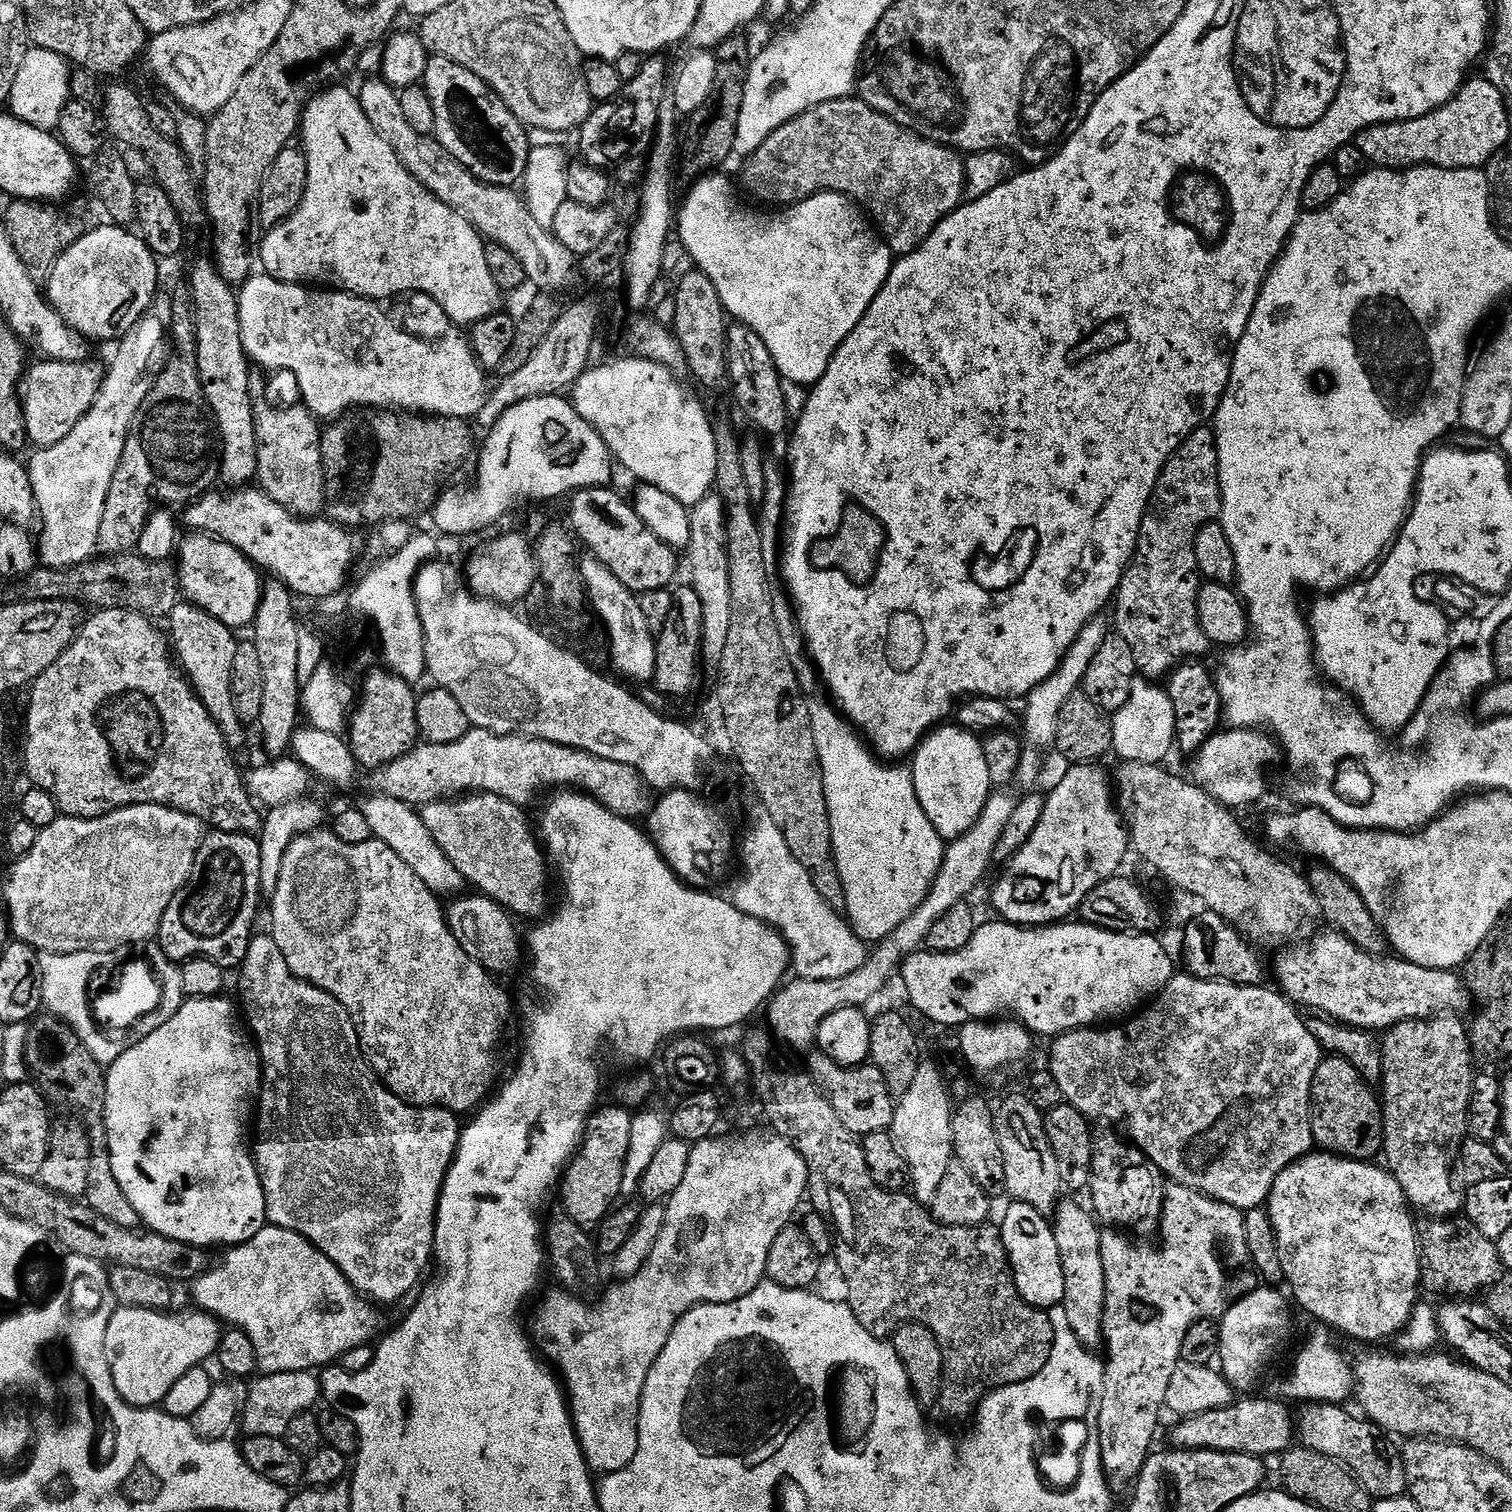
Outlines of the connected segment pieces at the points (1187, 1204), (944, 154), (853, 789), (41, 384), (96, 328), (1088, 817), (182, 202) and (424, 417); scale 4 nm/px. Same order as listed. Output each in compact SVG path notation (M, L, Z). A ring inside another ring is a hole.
M1184 1182L1169 1183L1167 1188L1163 1193L1164 1248L1139 1244L1120 1232L1104 1230L1100 1233L1102 1266L1106 1266L1103 1347L1108 1348L1108 1356L1104 1360L1102 1406L1094 1428L1102 1454L1102 1466L1108 1475L1108 1484L1116 1494L1129 1491L1149 1458L1152 1439L1160 1424L1160 1411L1163 1413L1166 1408L1170 1377L1182 1363L1180 1351L1186 1339L1186 1330L1190 1330L1190 1326L1199 1320L1222 1317L1236 1300L1258 1287L1256 1268L1246 1244L1244 1212L1231 1203L1222 1202L1215 1195L1195 1192Z
M845 98L843 100L831 100L822 102L778 126L754 154L743 161L744 164L744 188L756 200L761 200L761 205L775 206L777 209L791 208L794 204L801 204L806 198L816 196L819 192L837 192L847 196L849 200L855 202L870 217L871 223L878 229L888 249L891 250L893 257L909 256L918 245L926 239L929 234L936 229L954 209L960 207L965 199L964 195L964 156L957 152L955 148L946 148L943 144L935 144L929 140L923 140L922 137L904 128L898 122L894 122L888 116L883 116L878 110L874 110L868 103L859 98Z
M813 707L812 729L822 766L834 858L838 862L838 874L842 874L842 890L846 890L846 919L858 939L875 946L894 934L922 906L944 861L946 842L934 830L930 818L926 818L922 802L918 802L911 767L903 768L903 763L885 762L877 756L835 707Z
M41 359L39 363L33 363L24 373L22 403L27 439L32 439L37 449L44 449L66 438L74 430L75 424L87 414L106 372L99 363L96 365L93 362L71 364L61 360Z
M112 222L105 225L93 232L92 229L85 231L78 242L58 258L46 277L48 303L64 323L89 342L118 340L146 315L158 295L158 257L135 231Z
M1073 763L1068 769L1069 772L1057 782L1052 788L1052 793L1047 793L1044 801L1044 809L1042 810L1042 822L1038 822L1038 826L1034 830L1034 834L1030 834L1030 838L1026 842L1026 846L1022 846L1022 850L1018 850L1013 854L1011 860L1007 861L1004 873L996 880L996 885L992 888L992 908L999 919L1009 923L1021 926L1047 926L1063 921L1065 918L1079 909L1080 903L1086 898L1086 894L1090 894L1090 890L1094 890L1094 886L1098 886L1103 880L1108 880L1111 876L1117 875L1121 871L1120 863L1124 860L1124 855L1130 852L1130 832L1126 827L1126 820L1116 813L1116 808L1112 805L1112 792L1114 796L1114 788L1110 783L1110 776L1103 772L1102 769L1096 768L1095 763Z
M124 84L107 85L104 88L104 106L102 109L102 119L109 137L117 140L117 145L125 144L128 148L133 148L146 163L152 167L155 183L160 185L162 190L174 204L174 210L178 212L178 218L184 224L185 229L200 228L209 223L208 213L204 210L204 197L198 187L198 180L194 175L194 169L184 157L184 151L175 139L163 136L154 130L147 118L147 103L140 101L140 96L132 88L127 88Z
M365 408L349 410L329 424L332 425L325 427L320 434L324 467L324 512L327 519L349 530L364 528L367 524L380 526L391 520L411 521L412 516L424 510L426 512L441 491L440 483L447 476L454 475L472 452L473 425L453 416Z

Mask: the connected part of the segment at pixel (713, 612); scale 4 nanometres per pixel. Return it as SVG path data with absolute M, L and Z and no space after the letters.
M716 494L702 498L702 502L691 505L690 546L686 549L688 572L692 575L690 587L702 601L702 626L704 647L702 660L705 665L719 665L722 650L726 650L726 637L730 631L730 581L727 557L727 520L723 502Z

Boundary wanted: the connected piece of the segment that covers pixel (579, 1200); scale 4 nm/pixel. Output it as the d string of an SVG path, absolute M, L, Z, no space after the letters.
M624 1106L604 1107L597 1107L588 1120L580 1151L572 1157L572 1162L562 1177L563 1211L586 1230L599 1229L600 1223L608 1217L608 1213L617 1207L622 1196L622 1172L626 1166L626 1152L630 1150L633 1113Z

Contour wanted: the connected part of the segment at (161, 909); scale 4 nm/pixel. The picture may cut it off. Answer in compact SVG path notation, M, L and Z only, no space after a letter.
M135 804L119 808L113 812L107 812L105 816L83 820L81 816L60 815L50 826L39 829L37 841L33 849L26 855L15 861L16 865L8 872L8 881L4 884L4 904L10 932L19 943L28 944L37 952L54 952L57 956L74 954L75 952L119 952L127 949L127 944L140 944L157 935L160 931L160 923L166 914L166 906L182 890L182 886L188 880L192 867L196 861L196 851L200 849L200 841L206 835L205 825L200 823L196 816L187 816L185 812L179 812L176 808L168 808L164 804Z

